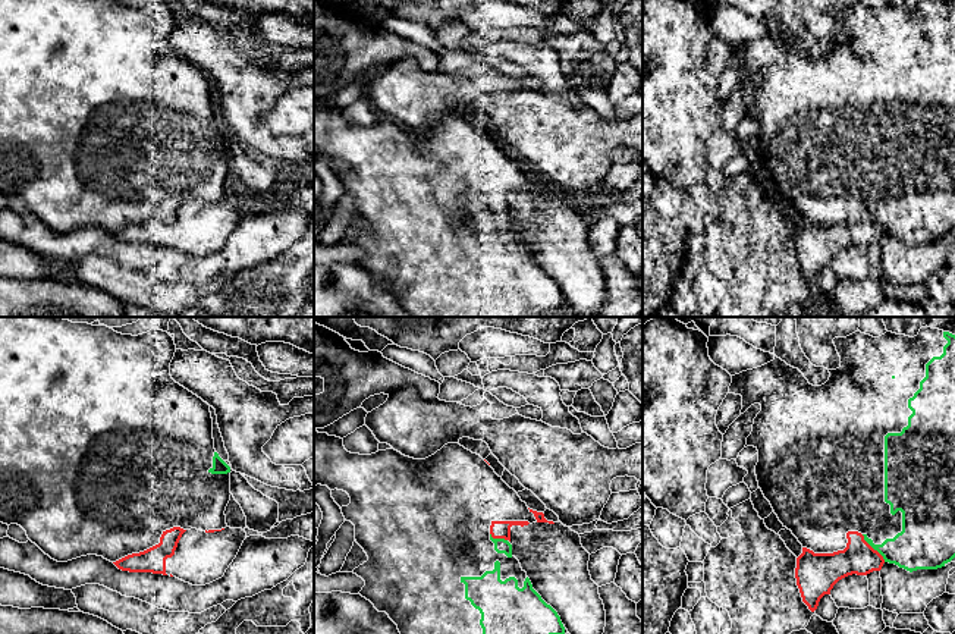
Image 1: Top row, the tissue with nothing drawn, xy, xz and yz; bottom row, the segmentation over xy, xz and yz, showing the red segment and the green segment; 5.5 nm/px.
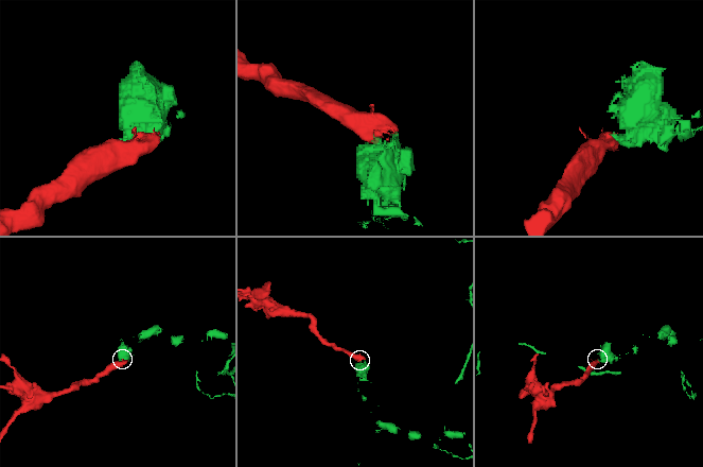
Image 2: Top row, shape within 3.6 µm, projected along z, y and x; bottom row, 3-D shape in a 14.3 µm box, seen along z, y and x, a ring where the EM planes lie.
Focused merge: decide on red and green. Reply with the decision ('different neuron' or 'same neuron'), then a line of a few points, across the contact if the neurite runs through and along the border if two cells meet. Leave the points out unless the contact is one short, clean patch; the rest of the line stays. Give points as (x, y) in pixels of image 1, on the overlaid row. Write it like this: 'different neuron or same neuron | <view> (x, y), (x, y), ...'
different neuron

